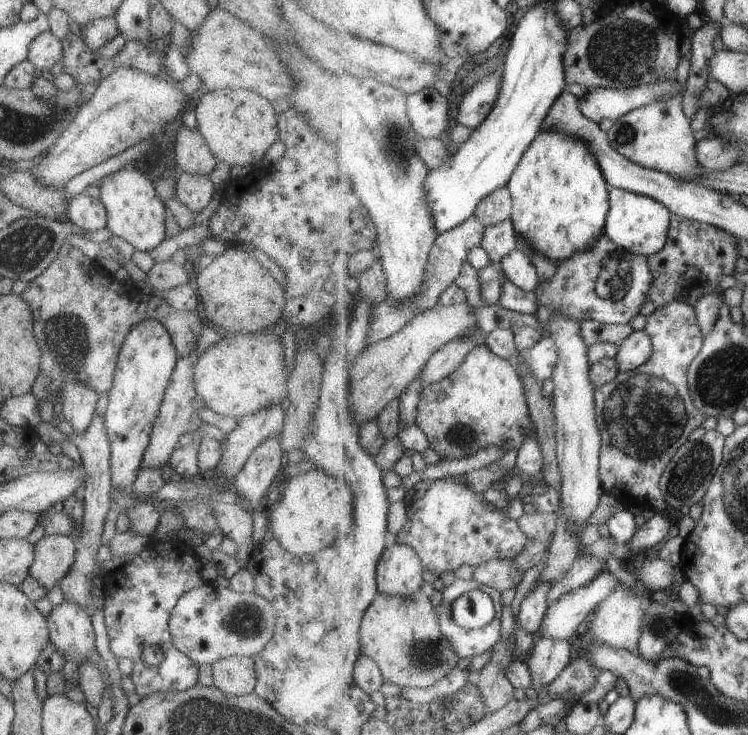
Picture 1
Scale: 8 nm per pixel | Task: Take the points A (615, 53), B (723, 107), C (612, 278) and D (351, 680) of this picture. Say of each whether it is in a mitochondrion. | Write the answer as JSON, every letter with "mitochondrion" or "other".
{"A":"mitochondrion","B":"other","C":"mitochondrion","D":"other"}

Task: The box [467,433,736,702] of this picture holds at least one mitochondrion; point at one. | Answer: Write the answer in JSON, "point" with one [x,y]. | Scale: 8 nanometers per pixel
{"point":[686,476]}

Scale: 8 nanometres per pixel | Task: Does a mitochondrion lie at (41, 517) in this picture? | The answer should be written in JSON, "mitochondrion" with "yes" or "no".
{"mitochondrion":"no"}

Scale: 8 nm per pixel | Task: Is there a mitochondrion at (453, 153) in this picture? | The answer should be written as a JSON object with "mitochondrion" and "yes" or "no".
{"mitochondrion":"no"}

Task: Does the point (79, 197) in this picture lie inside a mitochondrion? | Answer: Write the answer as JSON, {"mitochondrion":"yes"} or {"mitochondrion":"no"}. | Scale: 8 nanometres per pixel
{"mitochondrion":"no"}

